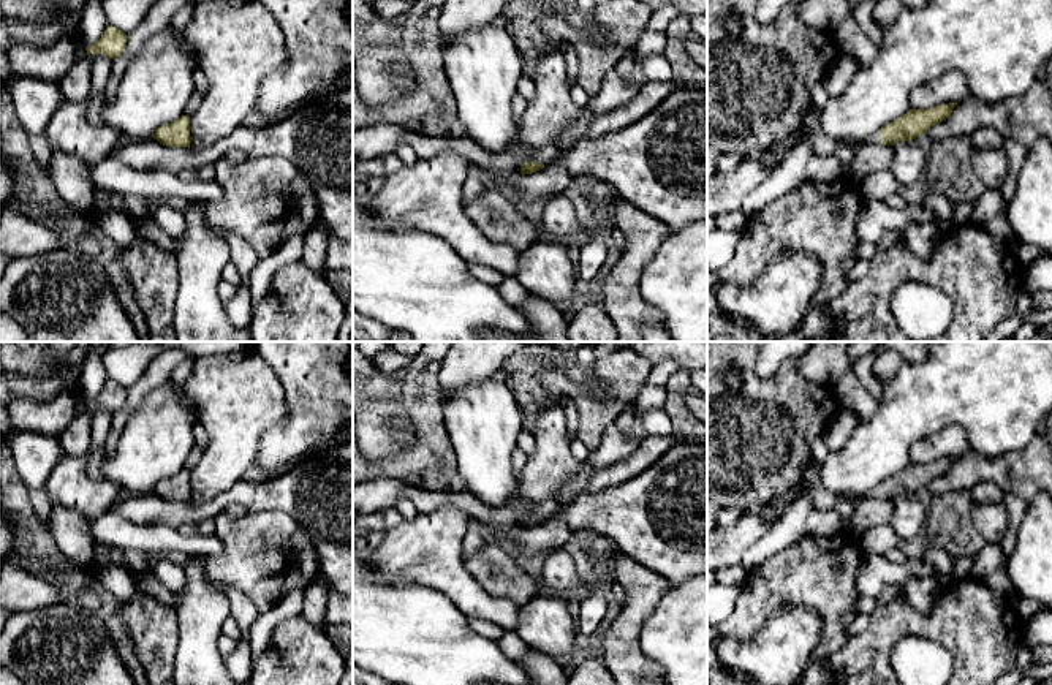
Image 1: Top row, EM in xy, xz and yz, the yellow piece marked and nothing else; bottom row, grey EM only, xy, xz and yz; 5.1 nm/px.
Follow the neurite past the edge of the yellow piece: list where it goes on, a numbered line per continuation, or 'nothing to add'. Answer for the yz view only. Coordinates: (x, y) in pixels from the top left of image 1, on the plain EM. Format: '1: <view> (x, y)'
1: yz (875, 492)

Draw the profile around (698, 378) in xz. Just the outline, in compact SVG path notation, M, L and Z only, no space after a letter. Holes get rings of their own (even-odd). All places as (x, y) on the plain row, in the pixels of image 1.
M707 367L699 370L690 370L691 391L707 397Z

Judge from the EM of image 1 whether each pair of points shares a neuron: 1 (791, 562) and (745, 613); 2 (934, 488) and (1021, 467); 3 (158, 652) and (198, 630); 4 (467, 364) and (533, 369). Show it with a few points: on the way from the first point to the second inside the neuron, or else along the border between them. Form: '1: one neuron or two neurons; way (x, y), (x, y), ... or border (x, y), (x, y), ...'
1: one neuron; way (783, 575), (758, 600)
2: one neuron; way (956, 478), (968, 470), (999, 470)
3: two neurons; border (176, 609), (179, 644), (173, 668)
4: two neurons; border (508, 358), (502, 367)

